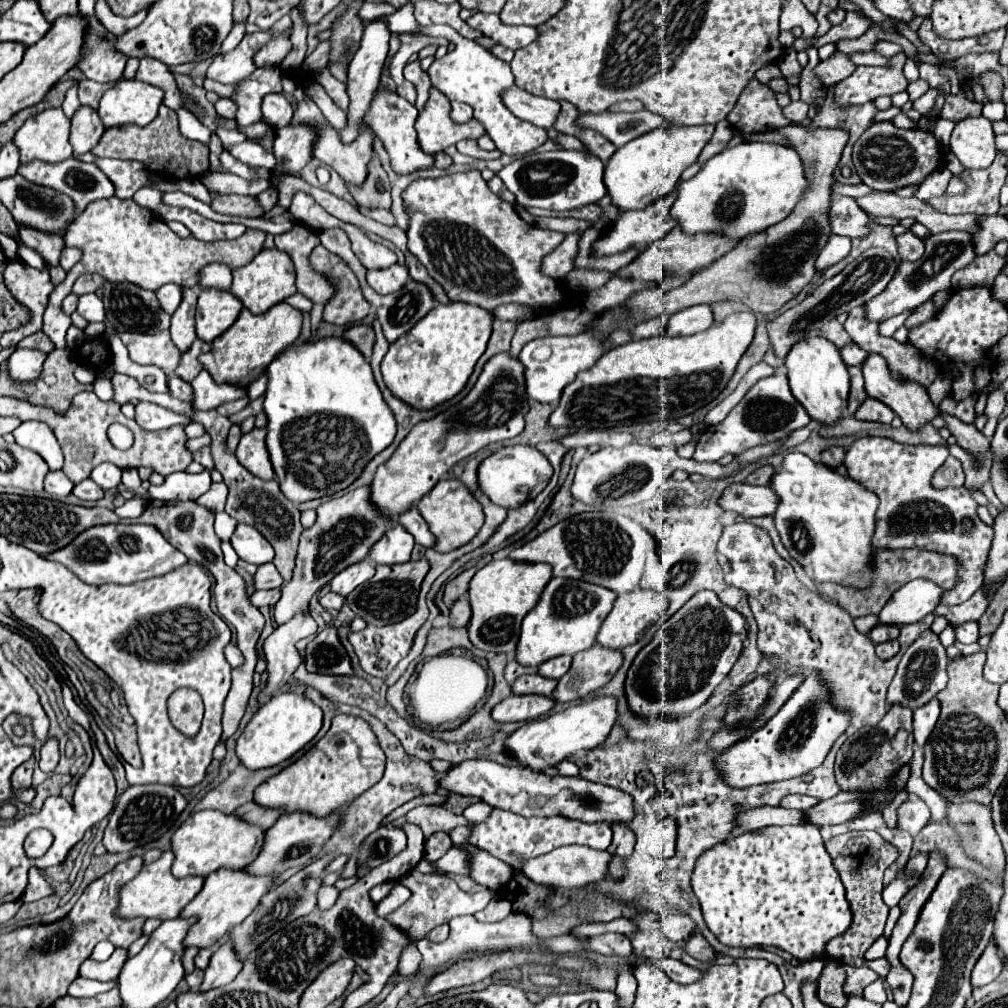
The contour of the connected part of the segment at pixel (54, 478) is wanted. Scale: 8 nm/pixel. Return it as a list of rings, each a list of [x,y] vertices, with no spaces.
[[[50,471],[44,479],[44,489],[52,495],[66,497],[72,493],[72,487],[74,487],[74,483],[62,471]]]

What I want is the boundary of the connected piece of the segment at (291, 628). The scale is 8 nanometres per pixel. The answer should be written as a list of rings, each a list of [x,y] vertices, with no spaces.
[[[296,615],[288,623],[276,627],[274,633],[264,641],[268,681],[256,699],[258,707],[262,707],[276,691],[280,691],[292,679],[298,665],[304,663],[294,645],[302,637],[314,635],[316,629],[318,625],[310,615]]]

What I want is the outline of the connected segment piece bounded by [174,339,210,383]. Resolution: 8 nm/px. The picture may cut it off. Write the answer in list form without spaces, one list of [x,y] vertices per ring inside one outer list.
[[[196,339],[196,341],[192,343],[192,347],[190,347],[186,353],[182,353],[180,363],[178,363],[176,371],[174,371],[176,377],[180,377],[180,379],[184,379],[186,383],[190,383],[190,381],[202,371],[202,365],[198,363],[198,355],[202,353],[202,347],[210,347],[210,345],[206,345],[204,341]]]

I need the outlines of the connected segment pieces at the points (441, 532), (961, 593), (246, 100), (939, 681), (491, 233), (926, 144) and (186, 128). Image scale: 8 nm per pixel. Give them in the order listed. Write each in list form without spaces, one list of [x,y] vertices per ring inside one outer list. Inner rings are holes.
[[[442,479],[440,483],[436,483],[436,487],[428,495],[424,495],[424,499],[420,499],[416,507],[436,537],[434,551],[438,553],[448,553],[466,545],[474,539],[484,523],[482,507],[458,479]]]
[[[860,437],[856,439],[844,457],[844,465],[848,469],[848,475],[854,475],[860,483],[864,483],[870,491],[874,491],[880,499],[878,511],[876,511],[876,533],[872,539],[874,549],[926,549],[926,551],[938,551],[942,555],[952,555],[958,561],[958,577],[952,589],[942,593],[940,603],[942,605],[958,605],[964,603],[974,595],[974,589],[980,589],[984,583],[984,567],[990,553],[992,543],[992,527],[988,527],[980,517],[976,515],[976,501],[970,497],[966,487],[948,487],[948,489],[934,489],[930,485],[930,479],[934,471],[946,461],[948,457],[948,445],[902,445],[888,437]],[[964,517],[970,517],[974,521],[974,531],[964,533],[960,529],[960,521]]]
[[[260,67],[250,79],[240,81],[238,91],[232,95],[232,99],[238,105],[236,121],[240,127],[250,127],[258,121],[262,121],[260,103],[266,93],[278,93],[282,91],[280,83],[280,67]]]
[[[932,629],[922,631],[920,637],[906,649],[906,653],[900,659],[898,671],[888,687],[888,697],[886,697],[888,703],[904,703],[912,709],[922,707],[938,691],[942,691],[946,687],[946,681],[948,681],[946,665],[948,665],[948,655],[946,655],[946,649],[944,649],[940,637]]]
[[[478,169],[438,179],[416,179],[402,193],[402,201],[410,223],[408,249],[422,261],[430,277],[442,285],[448,299],[476,303],[488,311],[516,301],[549,308],[544,313],[553,313],[570,303],[572,296],[566,294],[563,284],[540,273],[542,257],[566,235],[524,223],[512,203],[492,195]]]
[[[892,121],[872,123],[856,141],[852,151],[854,167],[862,181],[876,191],[894,191],[910,183],[922,183],[926,175],[942,165],[942,149],[932,133],[916,129],[900,129]]]
[[[178,109],[178,119],[180,119],[180,133],[188,139],[196,139],[206,143],[210,139],[210,129],[202,125],[188,109]]]

